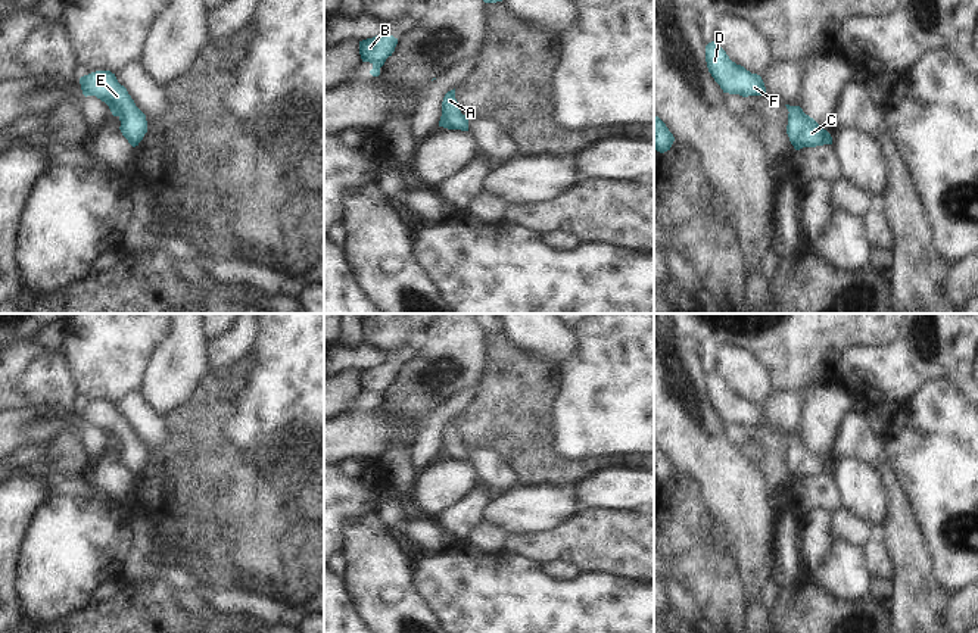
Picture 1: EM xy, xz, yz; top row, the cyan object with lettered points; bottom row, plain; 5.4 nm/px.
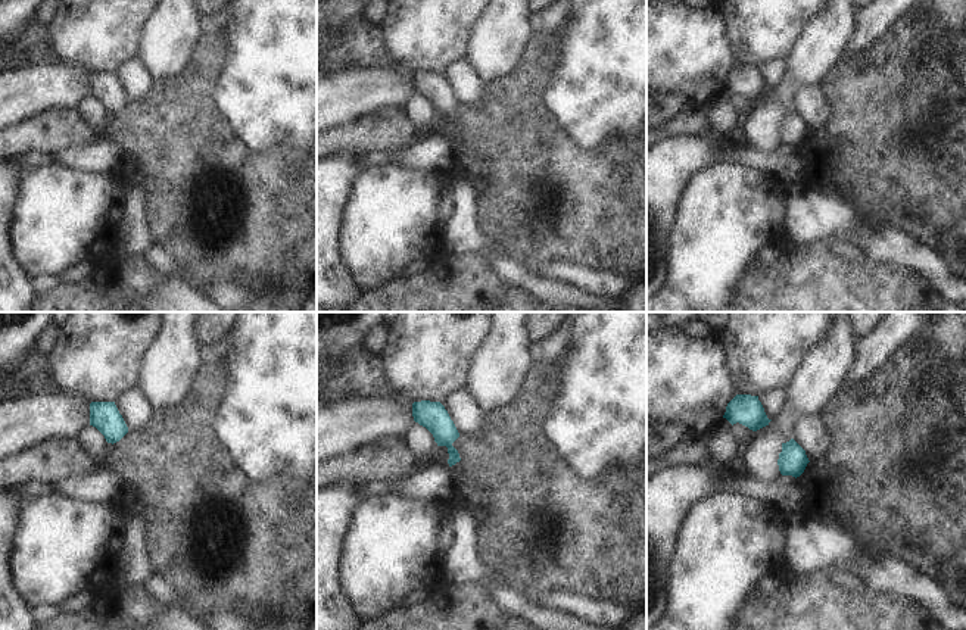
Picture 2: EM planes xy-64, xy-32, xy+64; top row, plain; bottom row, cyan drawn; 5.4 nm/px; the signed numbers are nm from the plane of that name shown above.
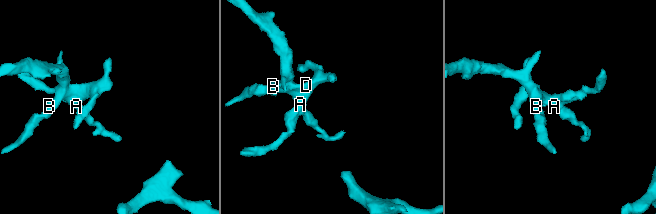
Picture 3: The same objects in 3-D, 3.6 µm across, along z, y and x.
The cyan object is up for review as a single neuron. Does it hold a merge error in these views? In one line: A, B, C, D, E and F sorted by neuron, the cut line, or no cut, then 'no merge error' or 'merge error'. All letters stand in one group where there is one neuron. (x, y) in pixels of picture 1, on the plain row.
A B C D E F; no cut; no merge error

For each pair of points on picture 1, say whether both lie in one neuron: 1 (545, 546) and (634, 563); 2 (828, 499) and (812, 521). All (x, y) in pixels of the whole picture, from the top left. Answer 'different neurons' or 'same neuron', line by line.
1: same neuron
2: different neurons

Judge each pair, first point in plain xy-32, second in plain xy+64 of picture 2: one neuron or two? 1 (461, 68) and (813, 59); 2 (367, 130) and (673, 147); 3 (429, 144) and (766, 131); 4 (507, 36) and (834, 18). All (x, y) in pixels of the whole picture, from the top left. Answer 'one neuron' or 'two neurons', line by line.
1: two neurons
2: two neurons
3: one neuron
4: one neuron

